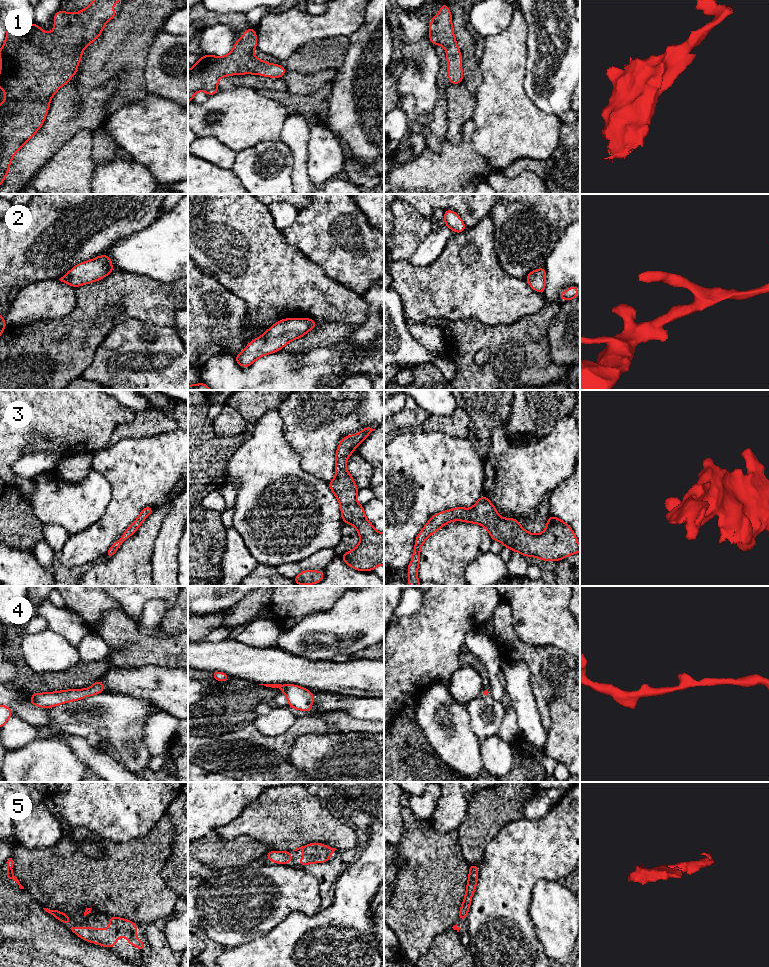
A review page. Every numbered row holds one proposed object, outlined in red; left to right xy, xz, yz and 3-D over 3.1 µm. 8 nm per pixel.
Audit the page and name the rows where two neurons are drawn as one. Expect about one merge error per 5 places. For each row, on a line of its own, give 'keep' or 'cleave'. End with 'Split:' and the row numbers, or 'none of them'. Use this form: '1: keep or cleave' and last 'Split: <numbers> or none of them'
1: keep
2: keep
3: keep
4: keep
5: keep
Split: none of them

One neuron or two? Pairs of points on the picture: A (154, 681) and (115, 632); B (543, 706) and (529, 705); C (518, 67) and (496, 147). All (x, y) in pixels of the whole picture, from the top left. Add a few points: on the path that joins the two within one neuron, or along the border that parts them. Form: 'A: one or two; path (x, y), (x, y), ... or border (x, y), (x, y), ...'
A: two; border (118, 667), (143, 667), (148, 665), (166, 667)
B: two; border (531, 683), (531, 692), (541, 724), (544, 727)
C: one; path (502, 87), (502, 127)

